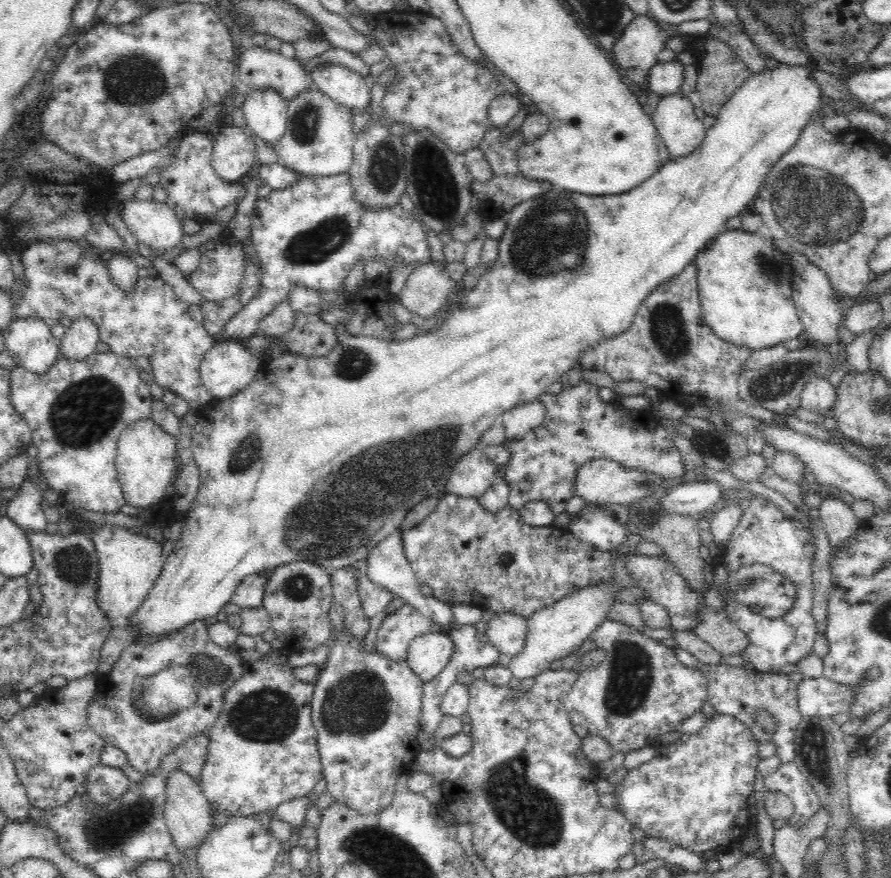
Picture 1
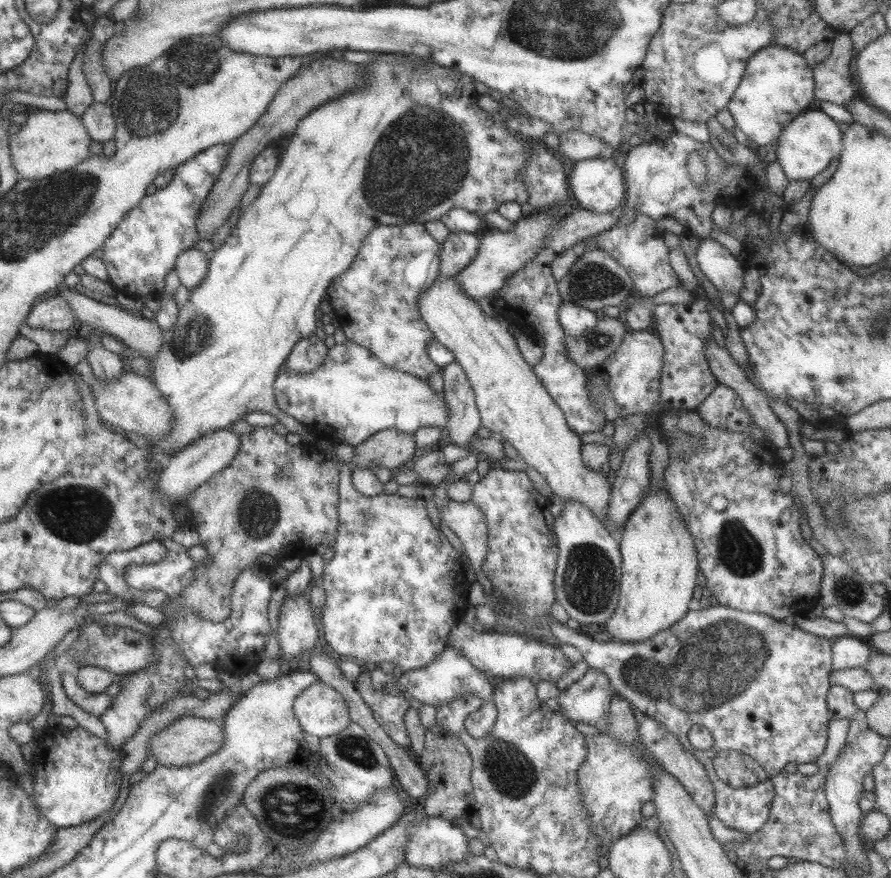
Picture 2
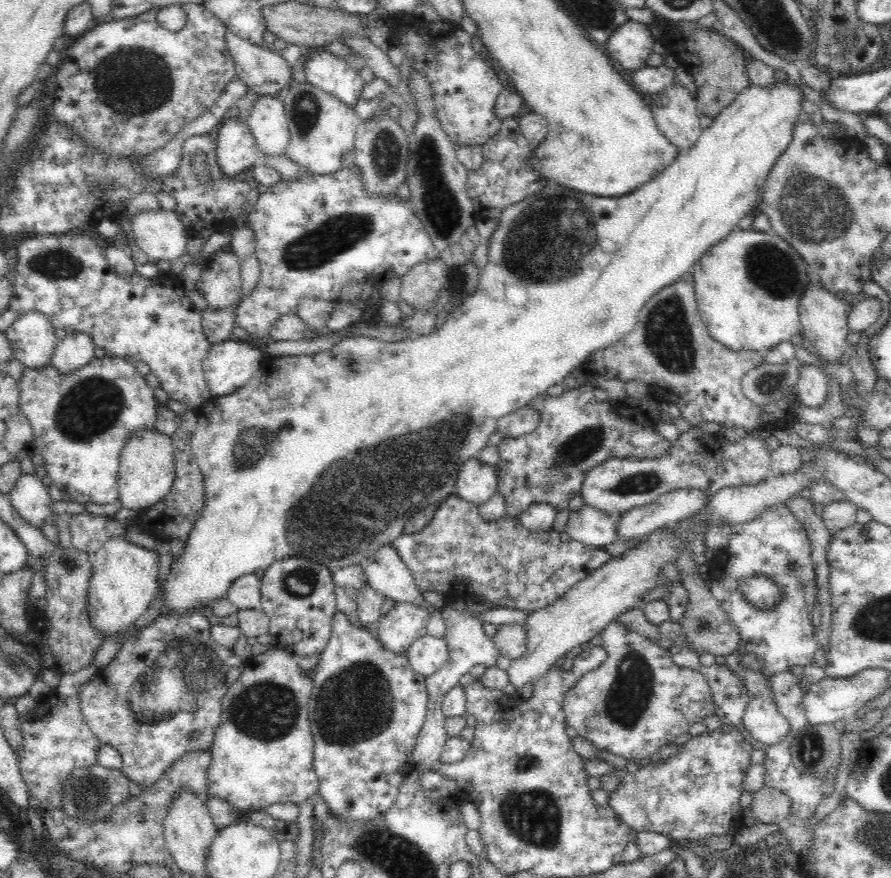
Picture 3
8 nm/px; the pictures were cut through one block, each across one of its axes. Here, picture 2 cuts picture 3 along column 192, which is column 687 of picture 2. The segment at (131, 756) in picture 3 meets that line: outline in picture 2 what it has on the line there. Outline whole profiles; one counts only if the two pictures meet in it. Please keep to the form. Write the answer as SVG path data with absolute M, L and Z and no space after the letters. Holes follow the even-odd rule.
M720 604L690 608L670 628L638 642L596 641L572 623L560 623L552 616L548 620L550 632L558 645L572 644L578 648L590 667L608 675L616 693L624 695L642 714L654 717L668 728L681 746L704 766L714 786L715 816L729 829L738 829L749 835L761 829L770 816L775 798L772 777L784 770L788 763L816 763L824 754L831 720L827 707L832 686L829 681L833 669L831 639L804 632L786 620ZM696 724L712 733L714 746L711 749L697 750L690 744L687 735Z

